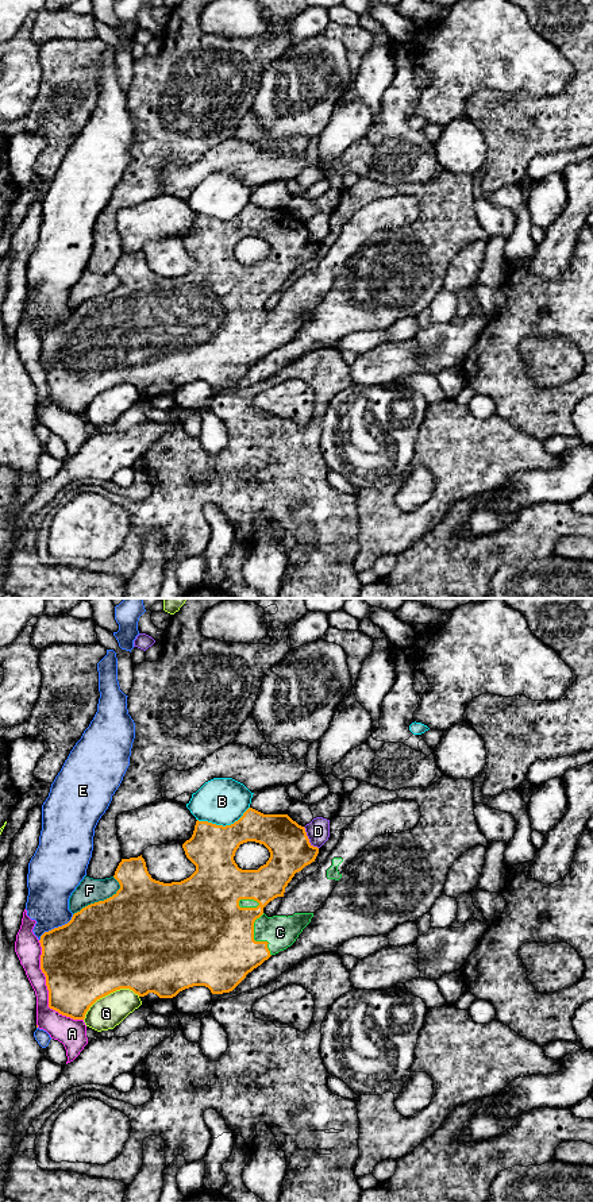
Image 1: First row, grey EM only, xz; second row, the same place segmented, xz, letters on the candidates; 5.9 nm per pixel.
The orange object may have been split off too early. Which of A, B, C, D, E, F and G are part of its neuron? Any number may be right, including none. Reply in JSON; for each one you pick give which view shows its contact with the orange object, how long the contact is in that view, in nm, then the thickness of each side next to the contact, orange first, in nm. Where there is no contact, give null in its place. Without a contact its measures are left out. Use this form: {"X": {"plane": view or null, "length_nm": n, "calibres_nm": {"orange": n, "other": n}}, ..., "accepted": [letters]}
{"C": {"plane": "xz", "length_nm": 260, "calibres_nm": {"orange": 500, "other": 190}}, "accepted": ["C"]}

